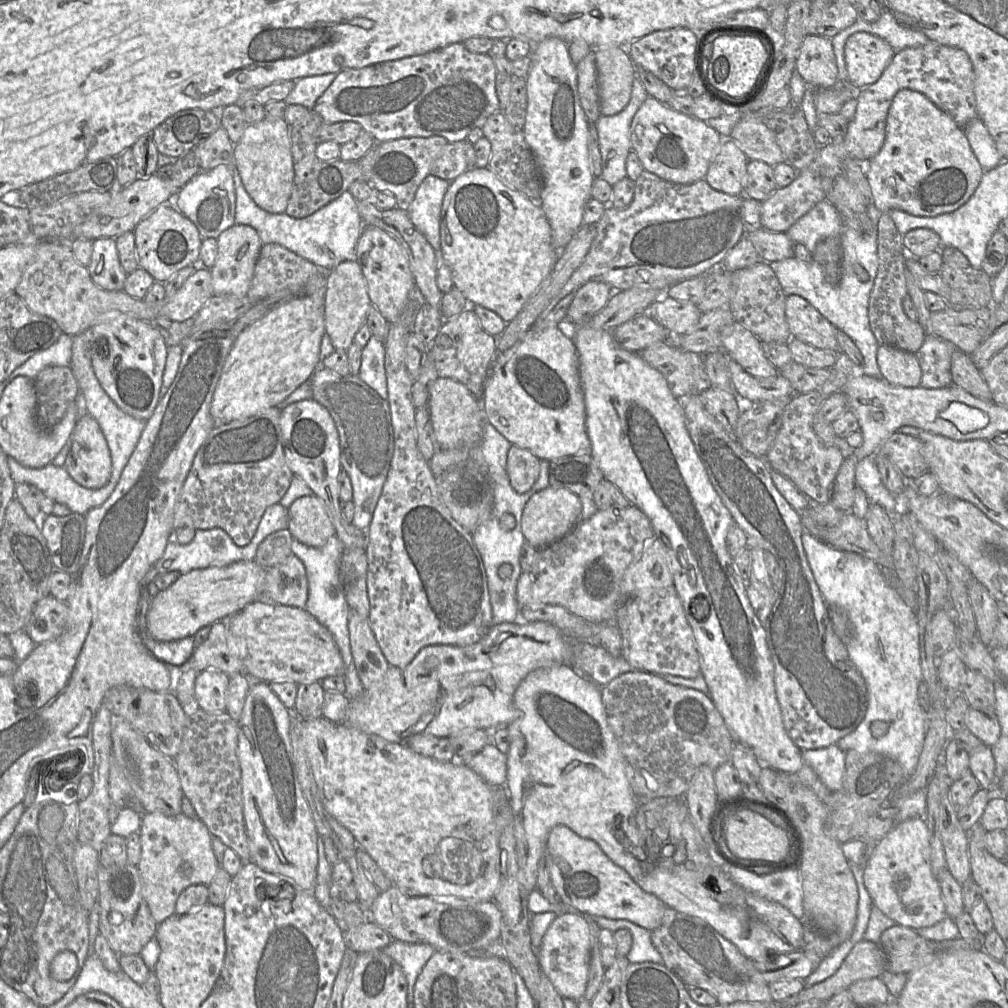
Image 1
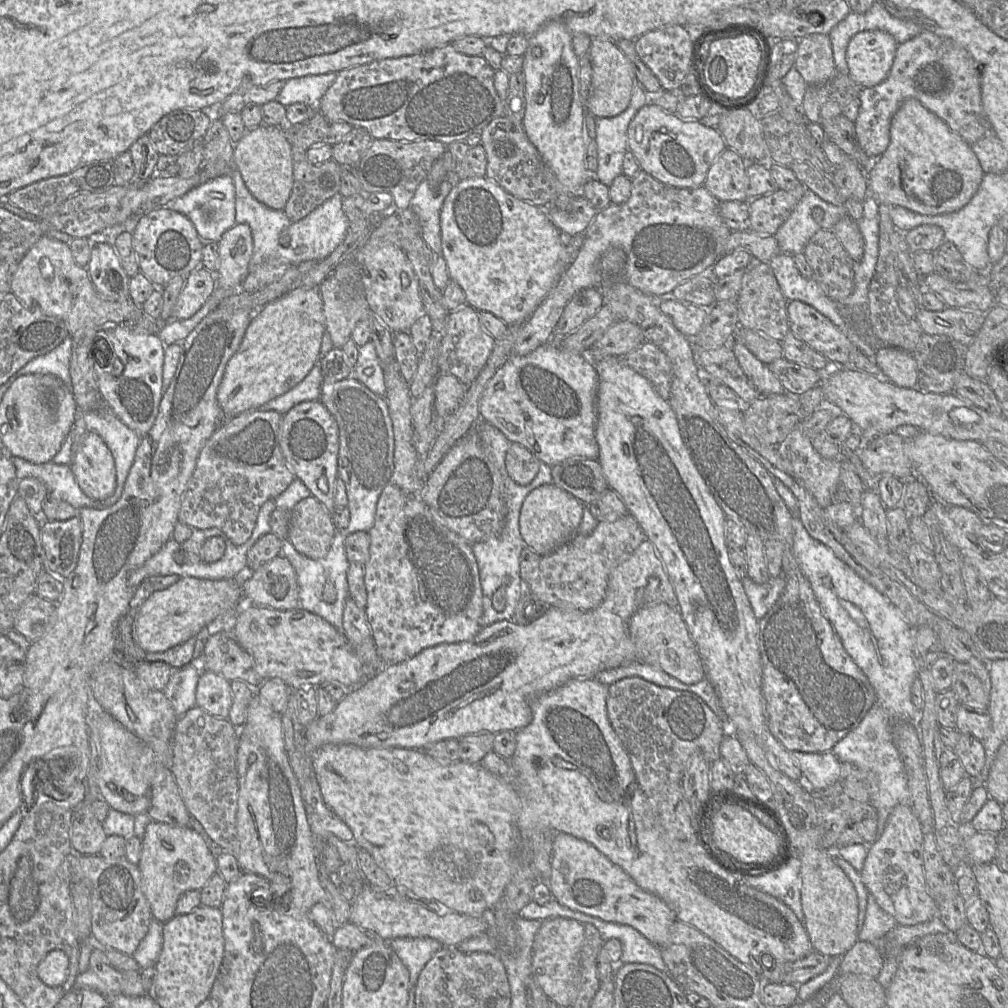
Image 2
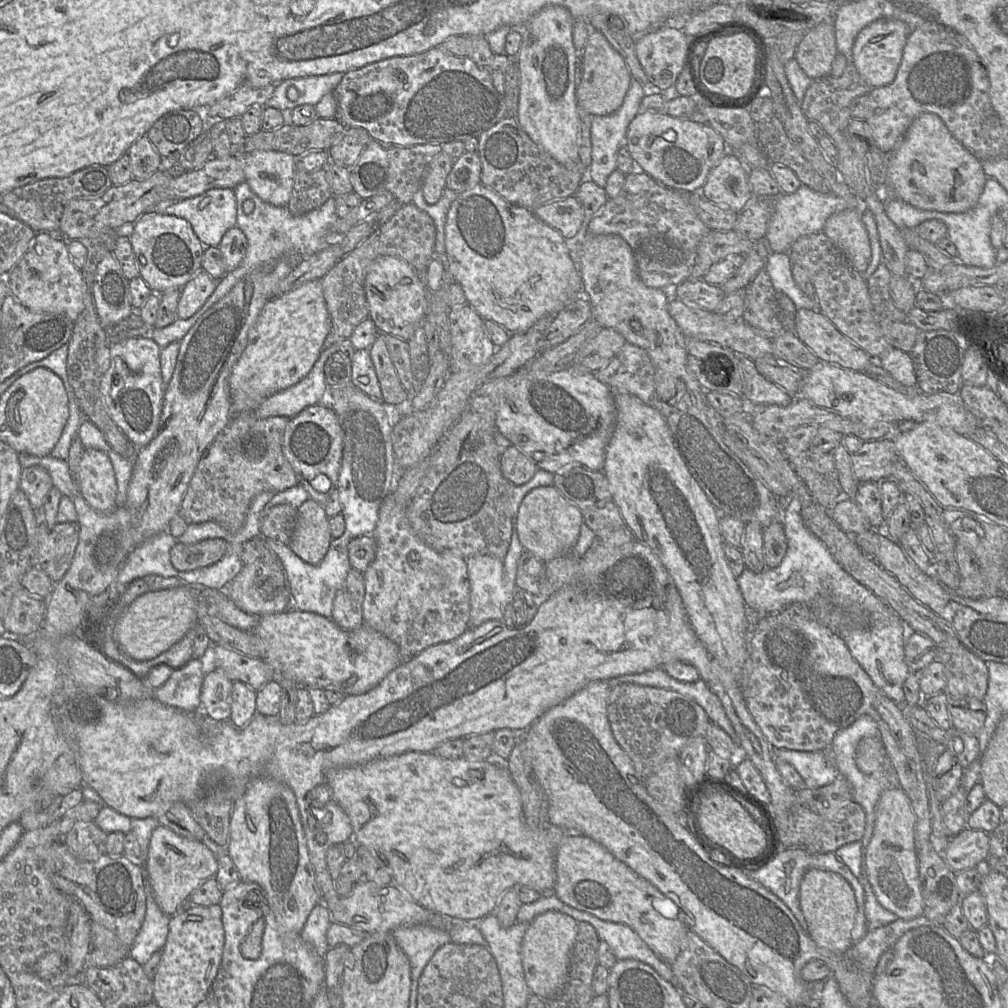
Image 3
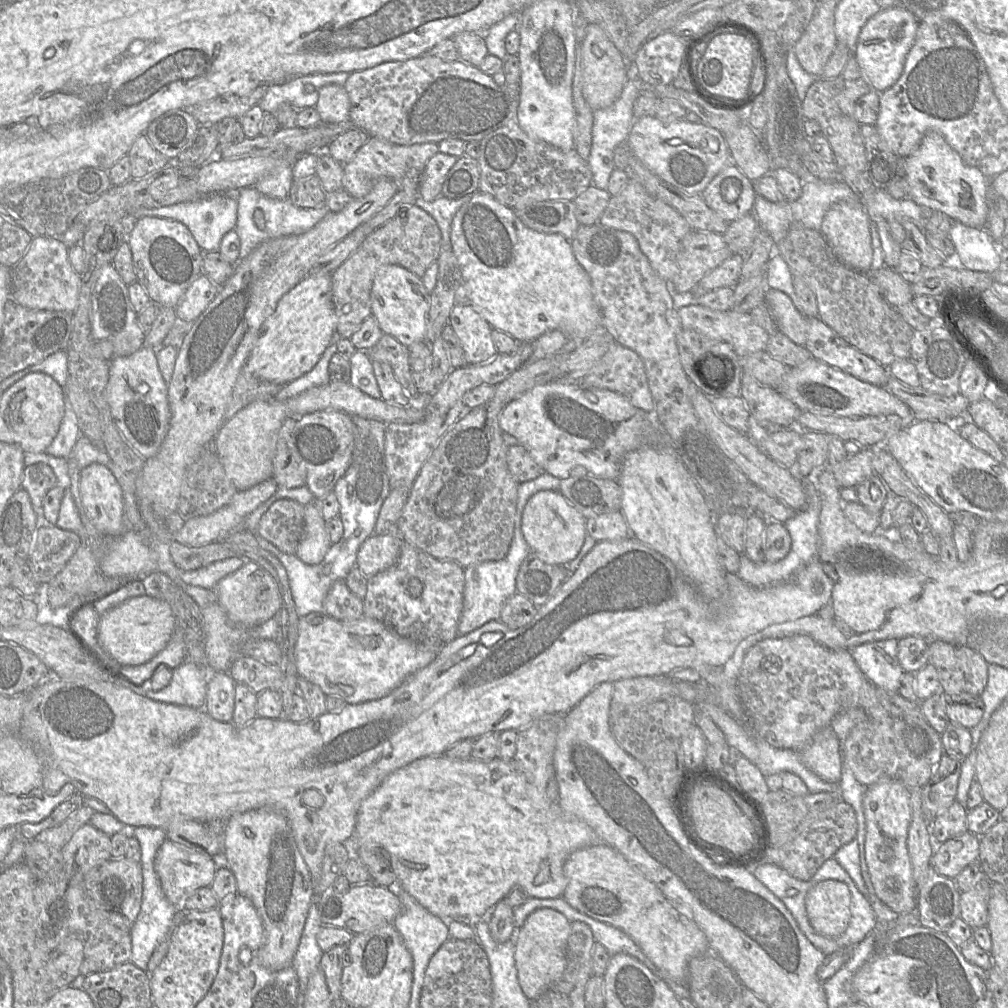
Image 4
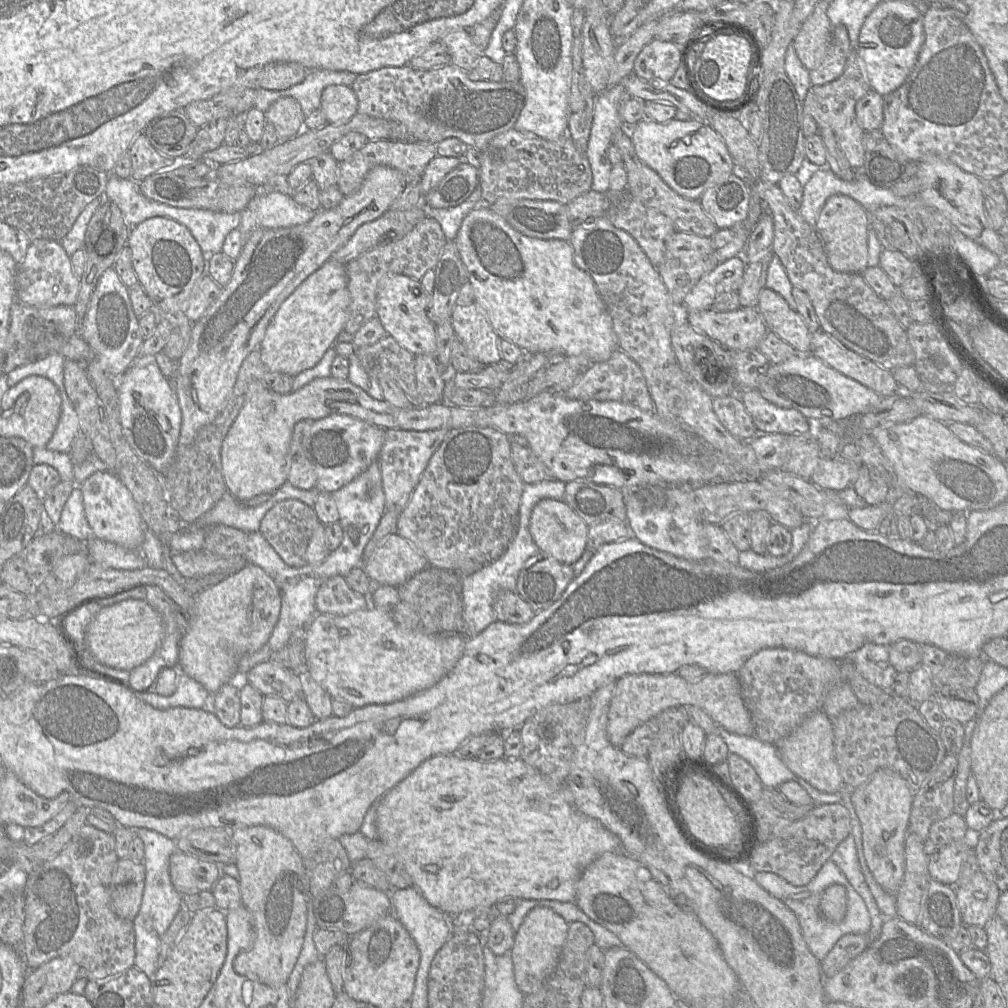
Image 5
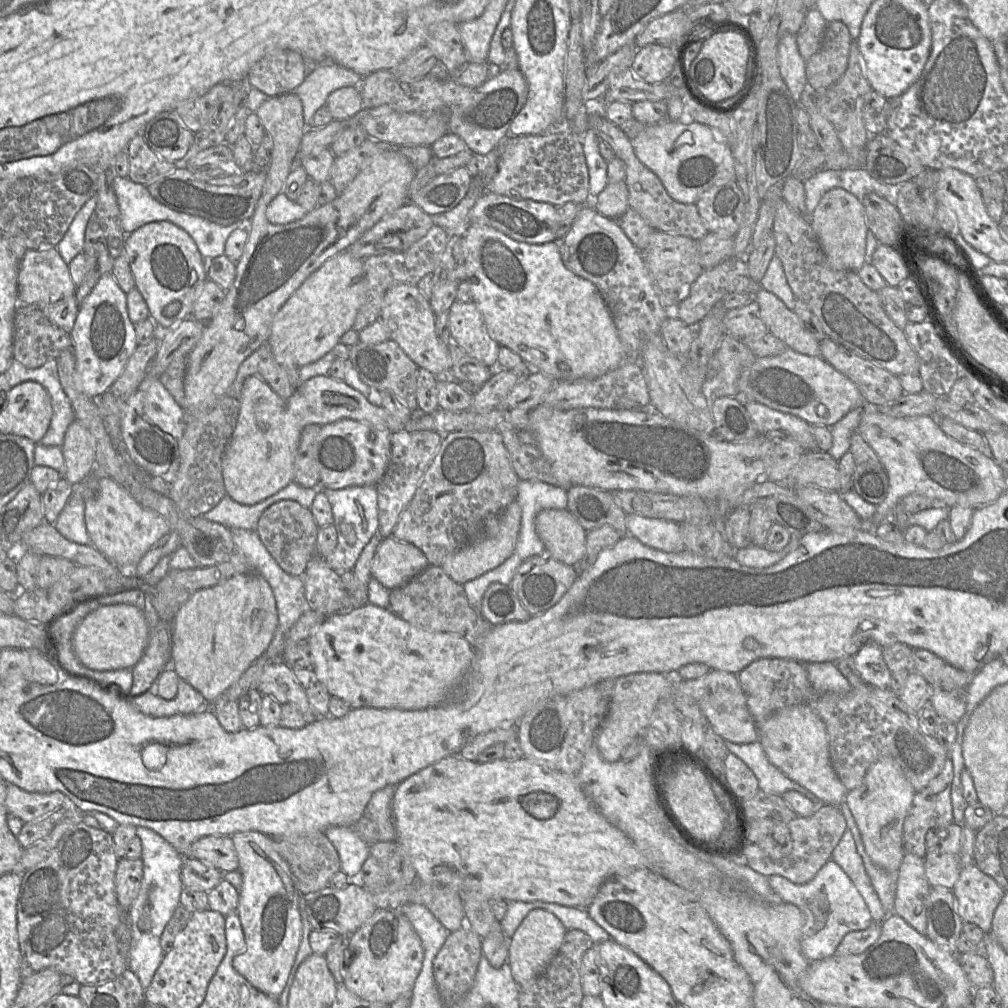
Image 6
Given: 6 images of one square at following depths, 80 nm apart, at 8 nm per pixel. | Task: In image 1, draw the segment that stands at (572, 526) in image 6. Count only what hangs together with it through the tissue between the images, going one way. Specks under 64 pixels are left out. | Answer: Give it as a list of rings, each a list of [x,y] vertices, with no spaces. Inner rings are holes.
[[[547,487],[535,493],[526,503],[521,528],[527,543],[537,549],[545,548],[566,536],[581,520],[580,497],[562,488]]]

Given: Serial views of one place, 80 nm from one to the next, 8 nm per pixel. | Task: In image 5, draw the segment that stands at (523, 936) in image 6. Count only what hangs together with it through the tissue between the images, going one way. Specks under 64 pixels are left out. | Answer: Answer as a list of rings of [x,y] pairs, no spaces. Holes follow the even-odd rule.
[[[535,907],[524,918],[515,933],[511,956],[515,981],[524,995],[537,991],[555,971],[568,936],[569,924],[548,907]]]

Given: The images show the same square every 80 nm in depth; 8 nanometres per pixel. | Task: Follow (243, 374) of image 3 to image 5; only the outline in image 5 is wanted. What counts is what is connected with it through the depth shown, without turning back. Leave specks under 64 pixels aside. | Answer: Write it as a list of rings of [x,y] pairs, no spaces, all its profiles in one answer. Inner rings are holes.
[[[329,259],[294,290],[269,322],[258,347],[263,363],[270,371],[293,377],[313,368],[344,330],[349,304],[346,267]]]

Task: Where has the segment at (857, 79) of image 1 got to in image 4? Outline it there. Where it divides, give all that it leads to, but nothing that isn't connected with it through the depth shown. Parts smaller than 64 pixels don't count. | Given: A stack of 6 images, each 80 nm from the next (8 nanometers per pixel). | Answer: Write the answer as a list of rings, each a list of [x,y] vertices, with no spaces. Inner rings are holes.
[[[894,7],[878,12],[862,27],[854,55],[872,90],[881,93],[899,79],[914,42],[918,23],[915,16],[906,9]]]

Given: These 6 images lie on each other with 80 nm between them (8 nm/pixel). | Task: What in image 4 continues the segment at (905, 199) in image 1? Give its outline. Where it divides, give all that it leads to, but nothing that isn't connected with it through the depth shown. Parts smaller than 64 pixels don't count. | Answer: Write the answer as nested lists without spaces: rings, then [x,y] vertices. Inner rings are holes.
[[[925,133],[916,150],[905,158],[904,176],[909,184],[907,198],[916,204],[940,211],[952,221],[970,227],[986,228],[990,179],[978,168],[967,165],[939,133]]]

